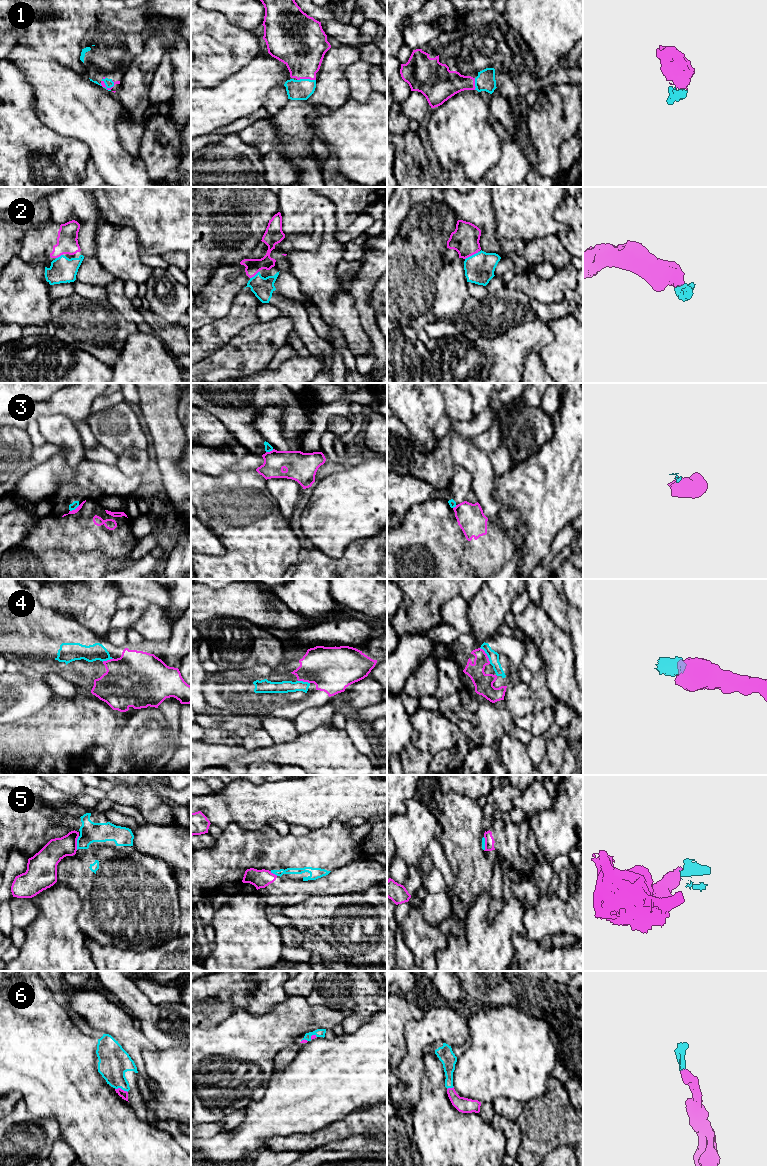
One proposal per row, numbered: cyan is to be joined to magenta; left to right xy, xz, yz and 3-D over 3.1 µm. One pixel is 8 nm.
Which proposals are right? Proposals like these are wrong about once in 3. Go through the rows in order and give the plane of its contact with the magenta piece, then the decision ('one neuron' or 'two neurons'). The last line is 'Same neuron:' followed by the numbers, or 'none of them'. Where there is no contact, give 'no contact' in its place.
1: xz | one neuron
2: yz | one neuron
3: xy | two neurons
4: yz | one neuron
5: xy | two neurons
6: xy | one neuron
Same neuron: 1, 2, 4, 6

